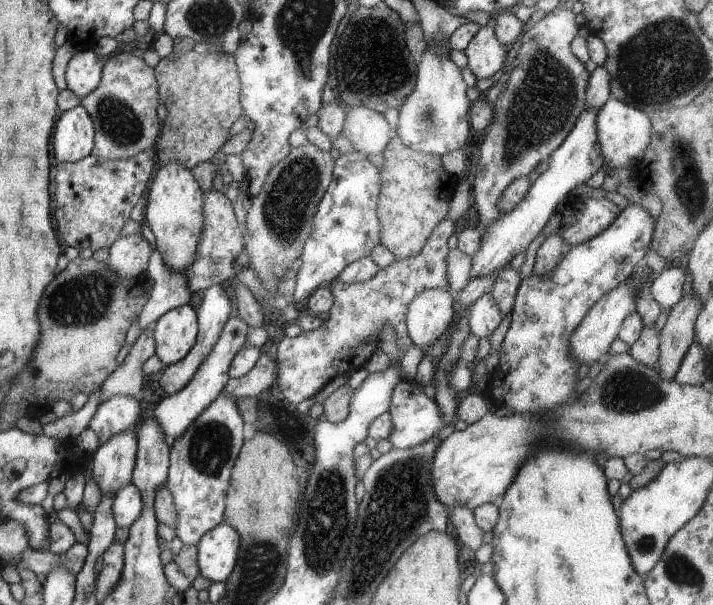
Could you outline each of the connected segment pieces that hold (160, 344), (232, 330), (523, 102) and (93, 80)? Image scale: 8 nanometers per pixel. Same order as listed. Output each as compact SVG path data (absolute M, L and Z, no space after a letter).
M187 303L164 312L153 325L155 354L164 367L181 360L195 344L197 317Z
M239 315L235 318L228 318L225 324L222 326L217 340L213 342L209 354L205 356L205 360L199 364L195 376L187 382L187 386L184 386L179 392L168 395L153 408L153 416L165 436L165 442L169 446L173 444L173 440L177 436L181 436L185 432L188 424L191 424L195 420L196 416L199 416L200 412L203 412L207 408L208 404L211 404L213 400L223 390L223 386L228 383L228 372L232 358L237 354L237 351L246 344L245 334L247 332L248 324L243 322Z
M558 5L554 7L549 13L545 13L543 18L539 20L533 26L529 26L523 34L521 34L521 38L519 38L519 46L517 46L517 51L515 52L514 59L517 60L517 65L514 66L510 74L505 81L505 85L501 85L499 90L499 94L497 94L497 98L492 105L493 108L493 118L491 124L488 126L488 132L486 136L483 136L483 140L481 140L481 144L479 144L479 148L477 148L477 162L475 162L475 172L472 178L472 188L473 191L473 200L475 202L475 206L477 208L478 213L478 224L476 229L479 232L483 232L495 218L499 218L503 212L501 210L497 210L497 200L499 200L499 196L501 196L501 192L507 188L507 185L514 179L519 177L527 177L527 174L531 172L531 170L535 169L535 166L539 164L539 162L543 162L550 157L550 154L563 142L565 136L567 136L568 132L573 128L573 124L577 120L578 116L584 110L585 106L585 91L587 88L587 82L589 80L589 73L585 69L585 64L579 61L569 50L569 42L575 38L577 34L577 29L579 25L579 17L571 12L571 10L564 8L562 5Z
M92 49L77 51L66 66L67 88L80 99L87 96L99 84L103 64L103 58L96 56Z

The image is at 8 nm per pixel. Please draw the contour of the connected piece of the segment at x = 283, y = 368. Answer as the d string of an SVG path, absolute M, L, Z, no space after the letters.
M447 218L441 220L429 234L429 238L425 240L423 248L415 253L415 256L405 256L405 258L395 259L387 268L379 268L377 274L369 280L363 282L353 282L351 284L341 284L334 279L327 283L333 295L333 304L328 310L329 318L323 321L323 324L317 330L303 331L301 334L293 338L283 337L277 344L277 348L273 348L273 356L276 360L277 368L277 384L281 389L281 394L287 402L291 404L299 404L303 399L313 397L325 384L335 378L337 374L351 374L358 368L363 367L365 360L376 350L375 344L379 340L379 334L383 328L393 328L397 338L397 346L401 353L412 344L409 338L406 326L405 315L407 312L407 304L411 302L411 298L415 298L419 292L423 290L444 290L447 291L446 284L446 262L445 257L449 248L447 240L451 235L455 235L455 224Z

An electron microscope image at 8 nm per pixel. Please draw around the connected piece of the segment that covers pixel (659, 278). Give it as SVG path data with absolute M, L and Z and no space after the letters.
M667 265L651 281L651 296L661 308L671 308L675 306L683 294L683 283L685 272L677 267Z

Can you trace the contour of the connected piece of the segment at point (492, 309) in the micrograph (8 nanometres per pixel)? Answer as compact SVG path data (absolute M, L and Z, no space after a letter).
M483 294L469 305L467 326L477 338L488 338L501 322L502 316L491 294Z

